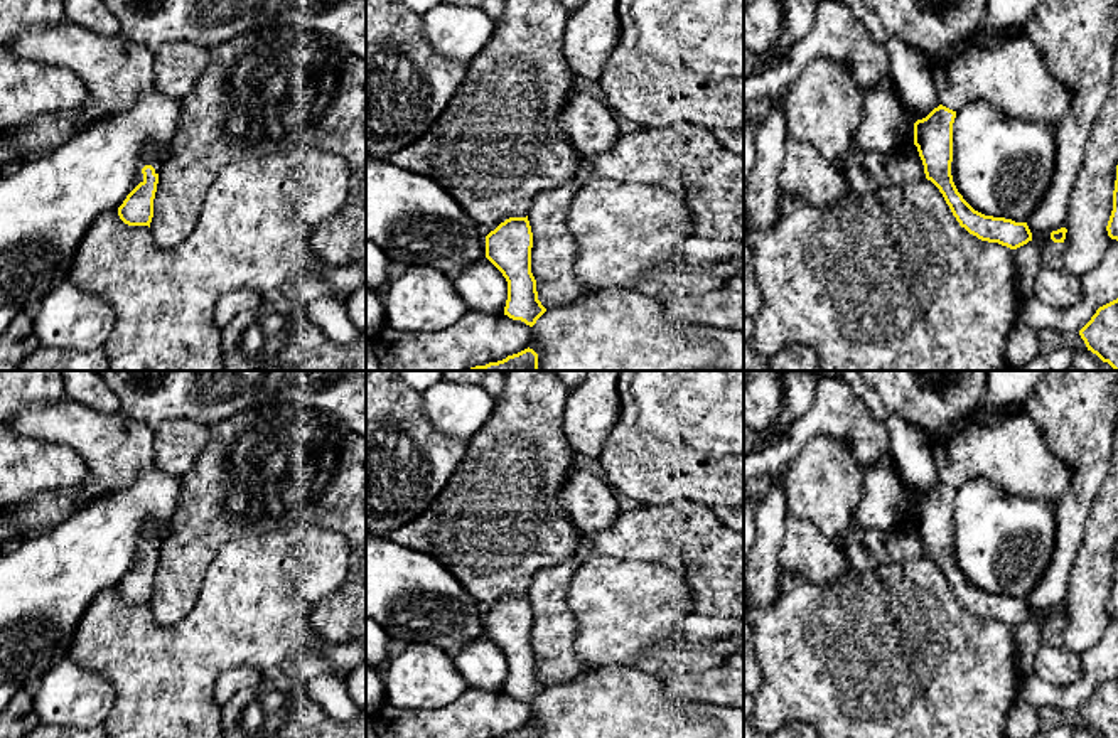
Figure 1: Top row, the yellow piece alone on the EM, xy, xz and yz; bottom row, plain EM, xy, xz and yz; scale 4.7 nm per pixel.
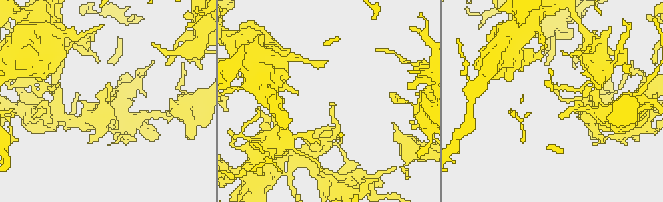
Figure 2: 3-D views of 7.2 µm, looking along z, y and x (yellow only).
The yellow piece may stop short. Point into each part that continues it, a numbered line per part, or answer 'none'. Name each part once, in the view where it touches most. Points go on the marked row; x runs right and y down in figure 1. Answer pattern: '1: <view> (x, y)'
1: yz (889, 280)

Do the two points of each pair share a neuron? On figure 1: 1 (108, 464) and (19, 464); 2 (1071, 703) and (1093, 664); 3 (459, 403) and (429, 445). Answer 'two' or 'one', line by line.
1: two
2: one
3: two

